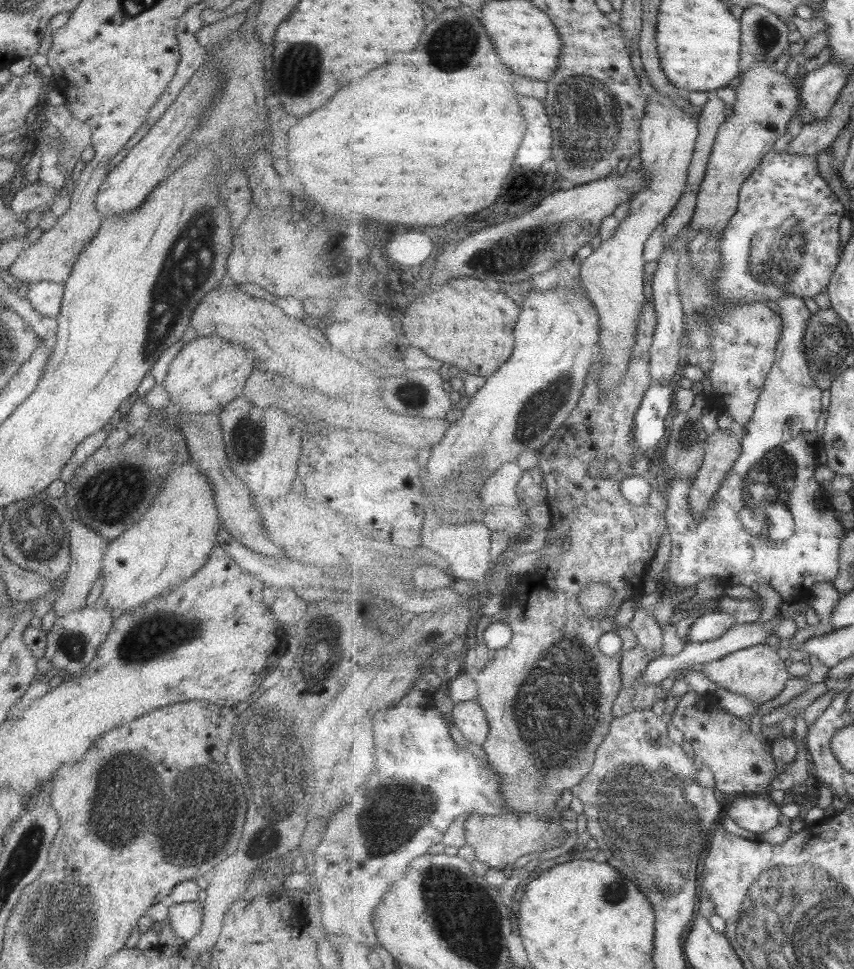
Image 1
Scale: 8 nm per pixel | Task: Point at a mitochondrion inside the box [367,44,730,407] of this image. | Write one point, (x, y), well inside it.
(587, 113)

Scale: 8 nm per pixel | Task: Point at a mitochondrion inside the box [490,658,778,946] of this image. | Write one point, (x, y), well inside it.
(654, 818)

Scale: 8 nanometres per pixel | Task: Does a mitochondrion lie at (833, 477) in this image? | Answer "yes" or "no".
no

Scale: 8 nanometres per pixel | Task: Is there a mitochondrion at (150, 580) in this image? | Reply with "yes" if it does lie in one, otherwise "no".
no

